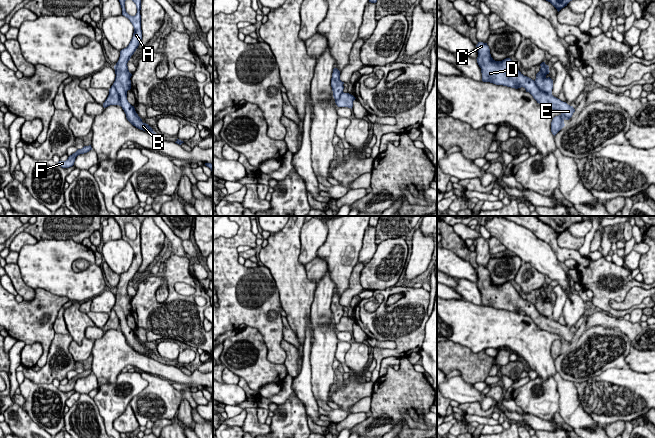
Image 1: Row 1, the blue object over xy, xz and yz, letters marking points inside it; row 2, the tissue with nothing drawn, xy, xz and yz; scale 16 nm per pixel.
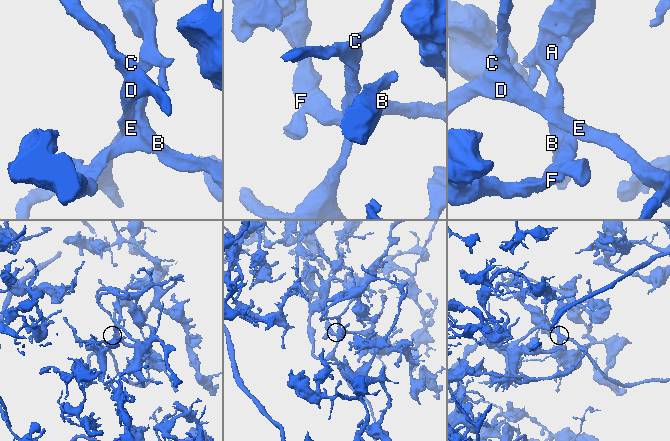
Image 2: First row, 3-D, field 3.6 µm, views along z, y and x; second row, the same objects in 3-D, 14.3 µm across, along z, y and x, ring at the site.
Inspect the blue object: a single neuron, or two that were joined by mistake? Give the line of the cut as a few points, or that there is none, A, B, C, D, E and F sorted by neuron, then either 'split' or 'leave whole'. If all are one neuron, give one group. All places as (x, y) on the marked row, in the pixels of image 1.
no cut | A B C D E F | leave whole

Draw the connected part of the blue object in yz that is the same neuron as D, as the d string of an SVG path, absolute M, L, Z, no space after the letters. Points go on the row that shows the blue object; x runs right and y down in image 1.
M478 42L476 45L478 57L477 63L481 68L482 81L511 88L523 87L542 106L557 110L561 114L555 116L551 122L551 132L555 136L564 126L564 121L569 120L575 109L566 102L552 95L553 80L546 77L549 74L549 66L542 62L536 79L524 76L510 58L495 61L490 54L487 43Z

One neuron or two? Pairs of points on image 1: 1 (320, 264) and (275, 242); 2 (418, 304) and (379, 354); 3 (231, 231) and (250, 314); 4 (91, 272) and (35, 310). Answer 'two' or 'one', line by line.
1: two
2: one
3: two
4: two

